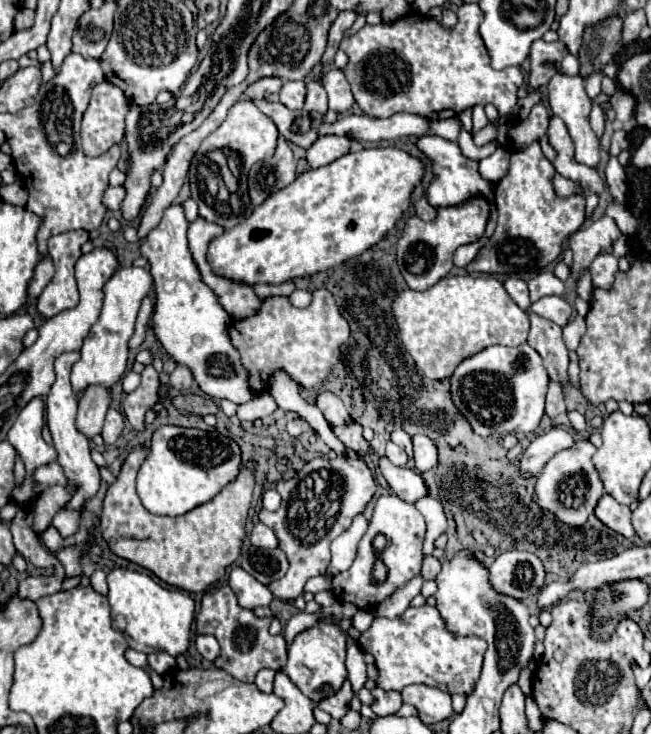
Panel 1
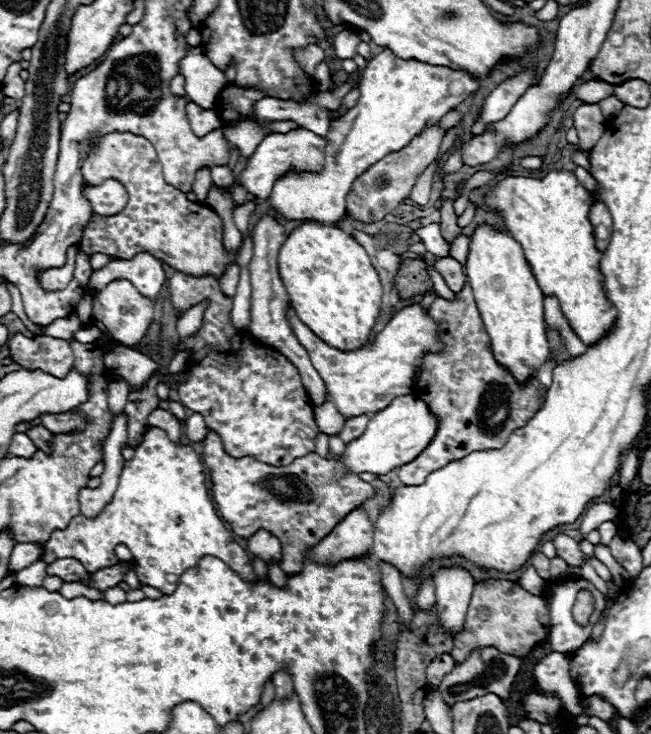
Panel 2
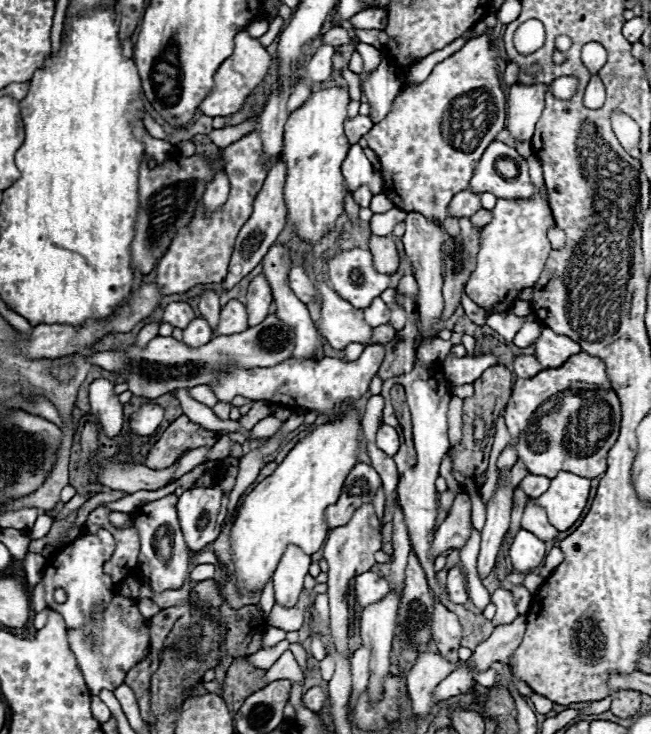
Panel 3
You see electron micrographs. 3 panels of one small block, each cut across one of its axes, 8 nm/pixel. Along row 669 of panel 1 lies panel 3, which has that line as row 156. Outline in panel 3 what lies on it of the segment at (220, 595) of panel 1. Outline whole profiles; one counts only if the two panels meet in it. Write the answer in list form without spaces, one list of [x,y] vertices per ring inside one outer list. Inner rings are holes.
[[[250,132],[220,150],[220,156],[226,164],[226,174],[230,178],[228,200],[212,214],[208,214],[204,206],[198,204],[190,224],[186,224],[186,228],[182,228],[182,232],[178,232],[178,236],[172,240],[170,248],[166,250],[166,254],[156,266],[156,284],[160,286],[160,292],[164,296],[186,292],[194,284],[216,284],[224,280],[236,236],[240,228],[246,224],[246,220],[250,218],[254,196],[260,192],[268,170],[278,160],[282,160],[282,154],[276,154],[266,162],[262,162],[262,154],[264,150],[262,150],[262,140],[258,132]]]

